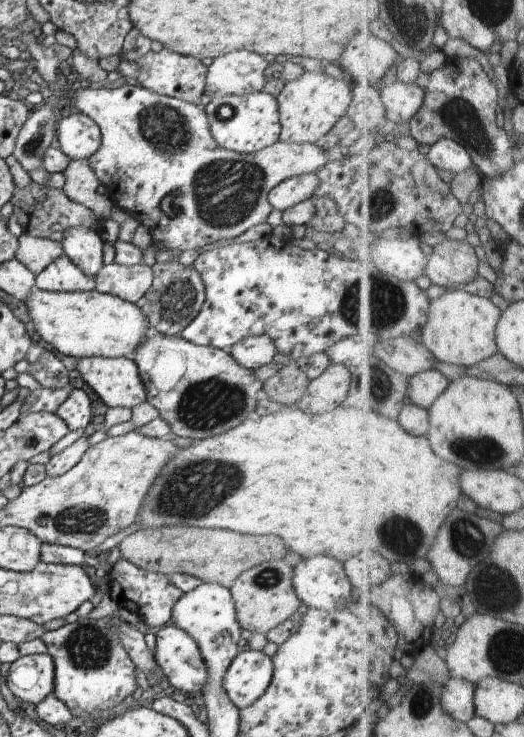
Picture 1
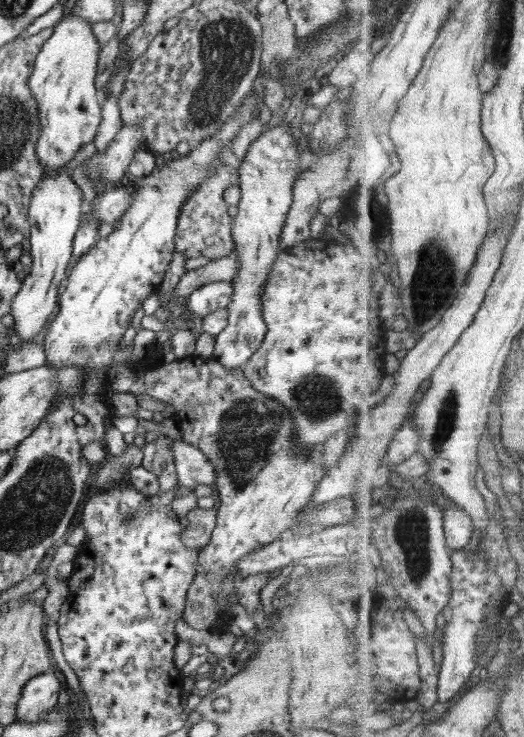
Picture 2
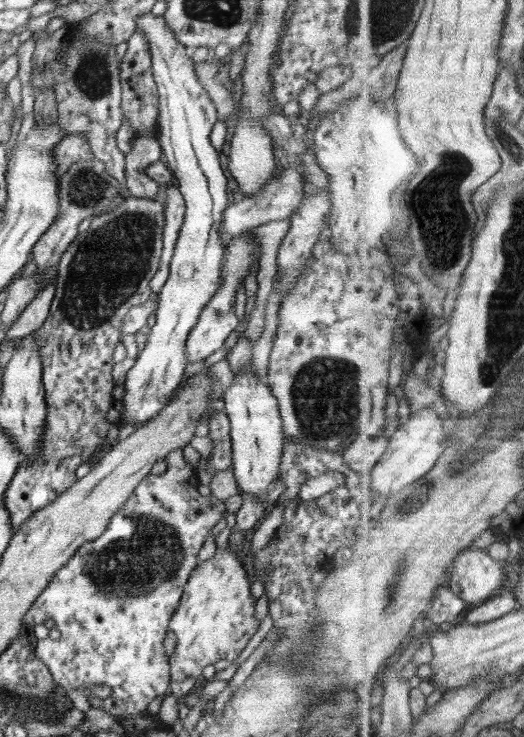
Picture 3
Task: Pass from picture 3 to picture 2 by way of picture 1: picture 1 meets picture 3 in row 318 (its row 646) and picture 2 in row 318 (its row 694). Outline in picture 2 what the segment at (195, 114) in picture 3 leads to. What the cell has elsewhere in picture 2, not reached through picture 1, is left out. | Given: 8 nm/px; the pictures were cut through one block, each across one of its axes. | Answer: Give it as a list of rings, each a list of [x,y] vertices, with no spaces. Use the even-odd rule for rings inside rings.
[[[224,280],[211,282],[210,284],[205,284],[197,288],[190,296],[185,298],[189,323],[192,323],[194,316],[198,315],[204,318],[208,316],[208,314],[211,314],[211,312],[226,309],[228,303],[231,301],[232,293],[232,282],[226,282]],[[191,312],[194,316],[190,315]]]

